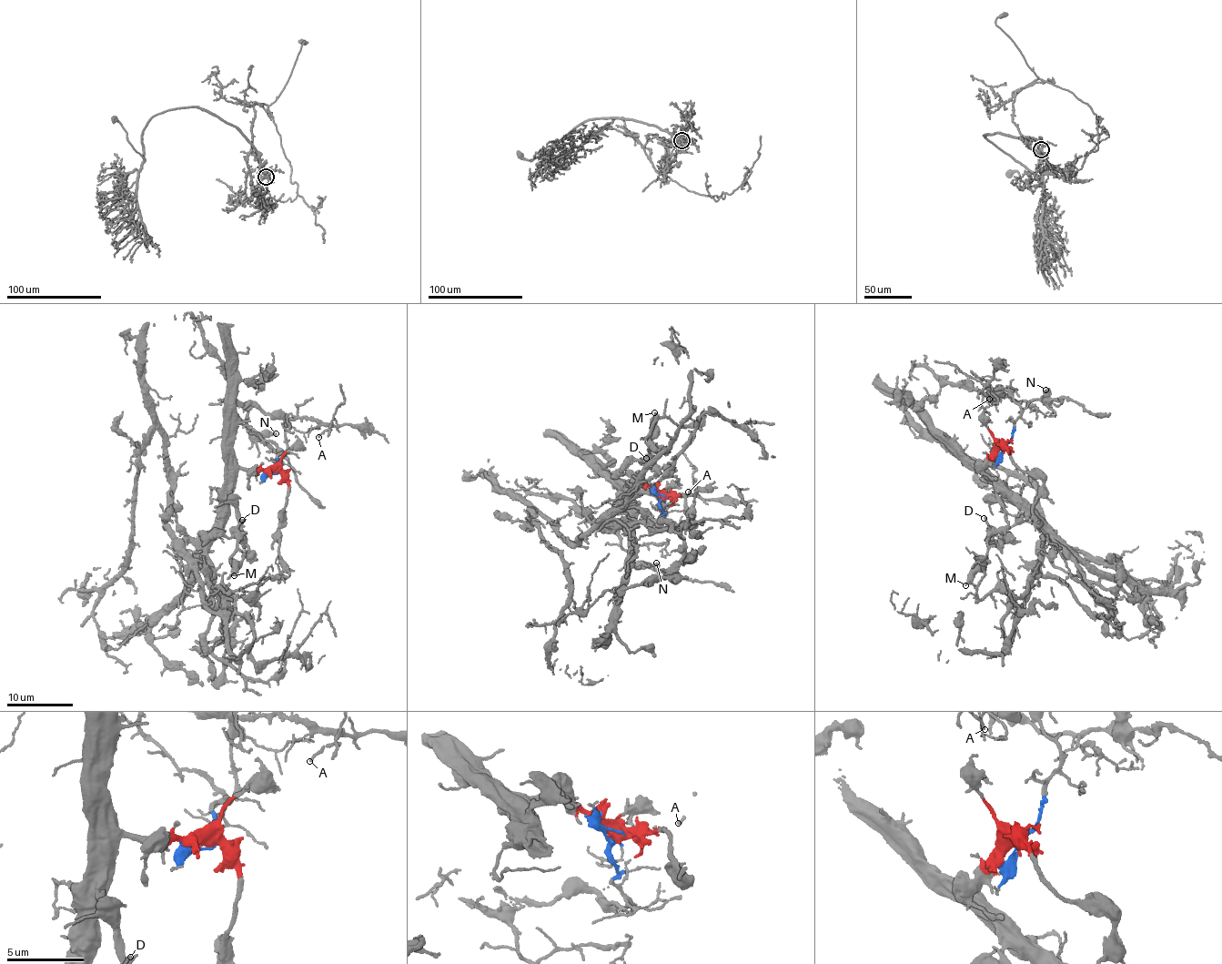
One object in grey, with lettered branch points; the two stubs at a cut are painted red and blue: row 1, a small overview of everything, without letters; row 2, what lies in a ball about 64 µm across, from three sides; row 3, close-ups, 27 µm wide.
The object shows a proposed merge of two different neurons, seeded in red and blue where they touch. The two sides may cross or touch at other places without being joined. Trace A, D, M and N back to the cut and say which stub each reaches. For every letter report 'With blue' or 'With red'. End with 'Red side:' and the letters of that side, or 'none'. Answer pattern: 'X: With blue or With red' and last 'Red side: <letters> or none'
A: With blue
D: With red
M: With red
N: With blue
Red side: D, M

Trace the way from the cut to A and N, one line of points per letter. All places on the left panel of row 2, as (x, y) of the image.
A: (274, 471), (277, 455), (287, 450), (284, 432), (287, 419), (299, 418), (328, 427), (318, 437)
N: (274, 471), (277, 455), (287, 450), (282, 417), (249, 408), (244, 421), (251, 431), (276, 433)

